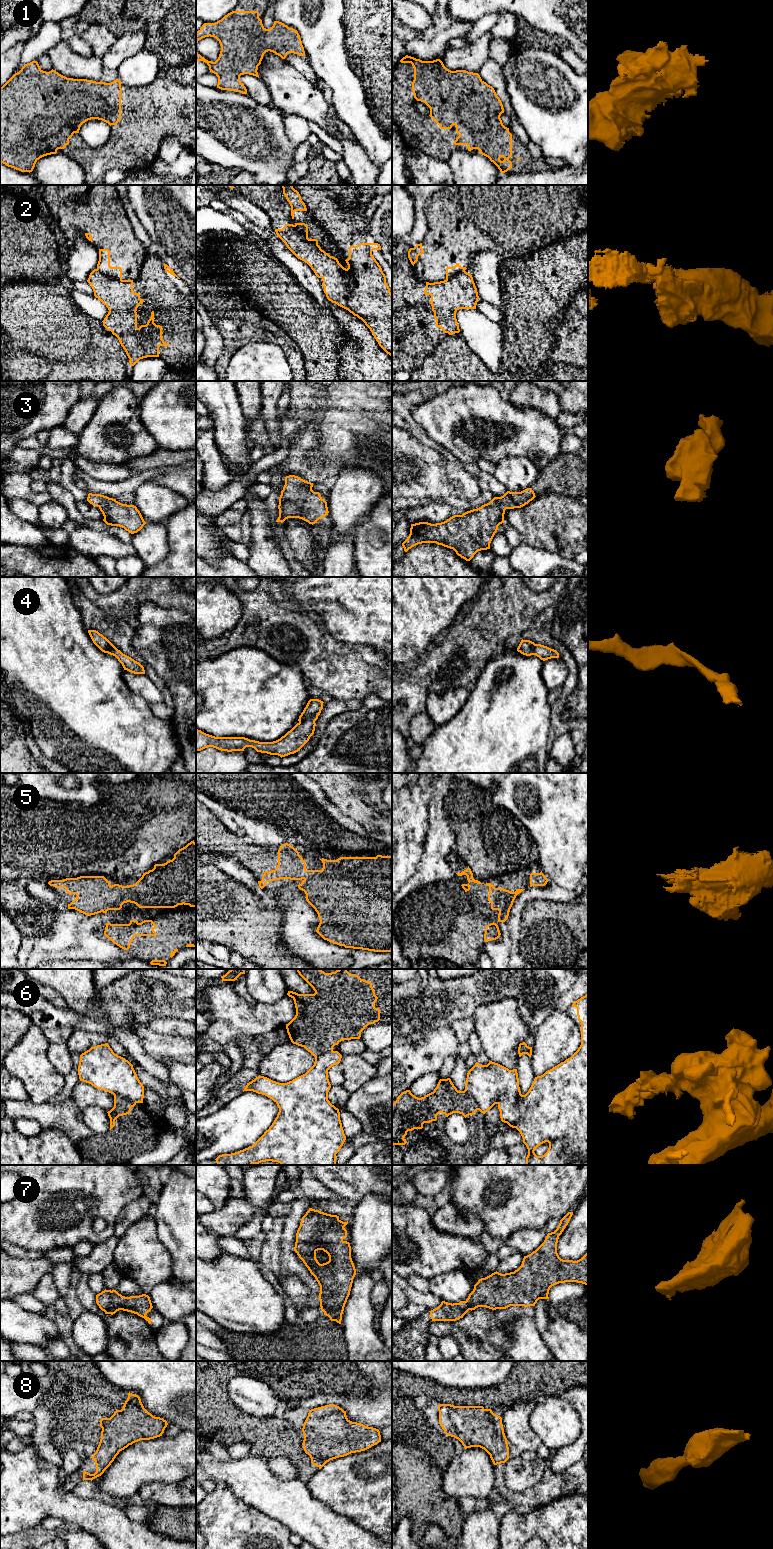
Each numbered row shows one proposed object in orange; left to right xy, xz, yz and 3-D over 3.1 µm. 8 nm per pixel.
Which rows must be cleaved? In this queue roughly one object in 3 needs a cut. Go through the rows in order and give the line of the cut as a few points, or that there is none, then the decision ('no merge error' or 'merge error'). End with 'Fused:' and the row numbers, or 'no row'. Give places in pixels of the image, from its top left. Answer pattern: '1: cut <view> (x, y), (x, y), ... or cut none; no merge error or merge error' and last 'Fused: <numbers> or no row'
1: cut none; no merge error
2: cut xy (96, 269), (121, 280); merge error
3: cut none; no merge error
4: cut none; no merge error
5: cut none; no merge error
6: cut xy (114, 1094), (119, 1094), (135, 1103); merge error
7: cut none; no merge error
8: cut none; no merge error
Fused: 2, 6

